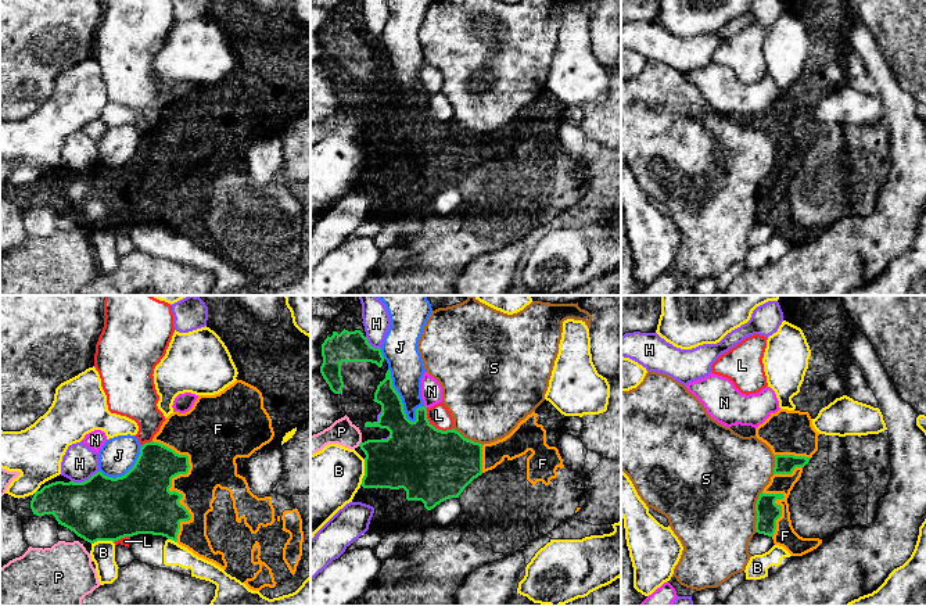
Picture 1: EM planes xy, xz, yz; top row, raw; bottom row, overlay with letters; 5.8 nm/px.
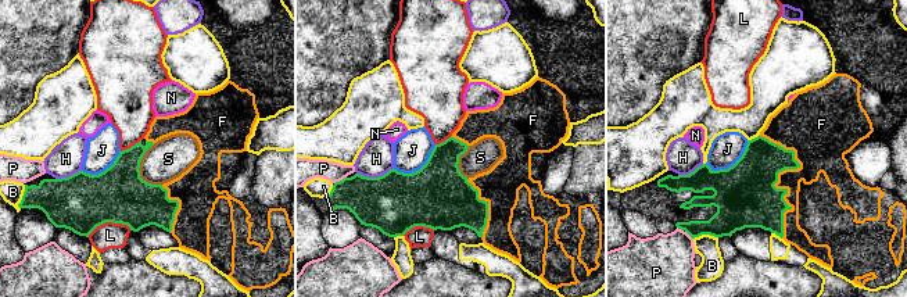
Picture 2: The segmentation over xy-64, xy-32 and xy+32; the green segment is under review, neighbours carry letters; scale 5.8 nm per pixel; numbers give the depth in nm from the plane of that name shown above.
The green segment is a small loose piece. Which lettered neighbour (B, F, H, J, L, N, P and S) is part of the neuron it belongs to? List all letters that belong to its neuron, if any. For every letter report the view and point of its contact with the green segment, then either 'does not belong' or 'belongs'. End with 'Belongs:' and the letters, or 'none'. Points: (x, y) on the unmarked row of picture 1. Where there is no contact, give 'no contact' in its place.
B: xz (365, 161) | does not belong
F: xy (171, 172) | belongs
H: xy (83, 171) | does not belong
J: xz (398, 85) | does not belong
L: xz (434, 117) | does not belong
N: xz (424, 97) | does not belong
P: xz (359, 133) | does not belong
S: yz (756, 200) | does not belong
Belongs: F

